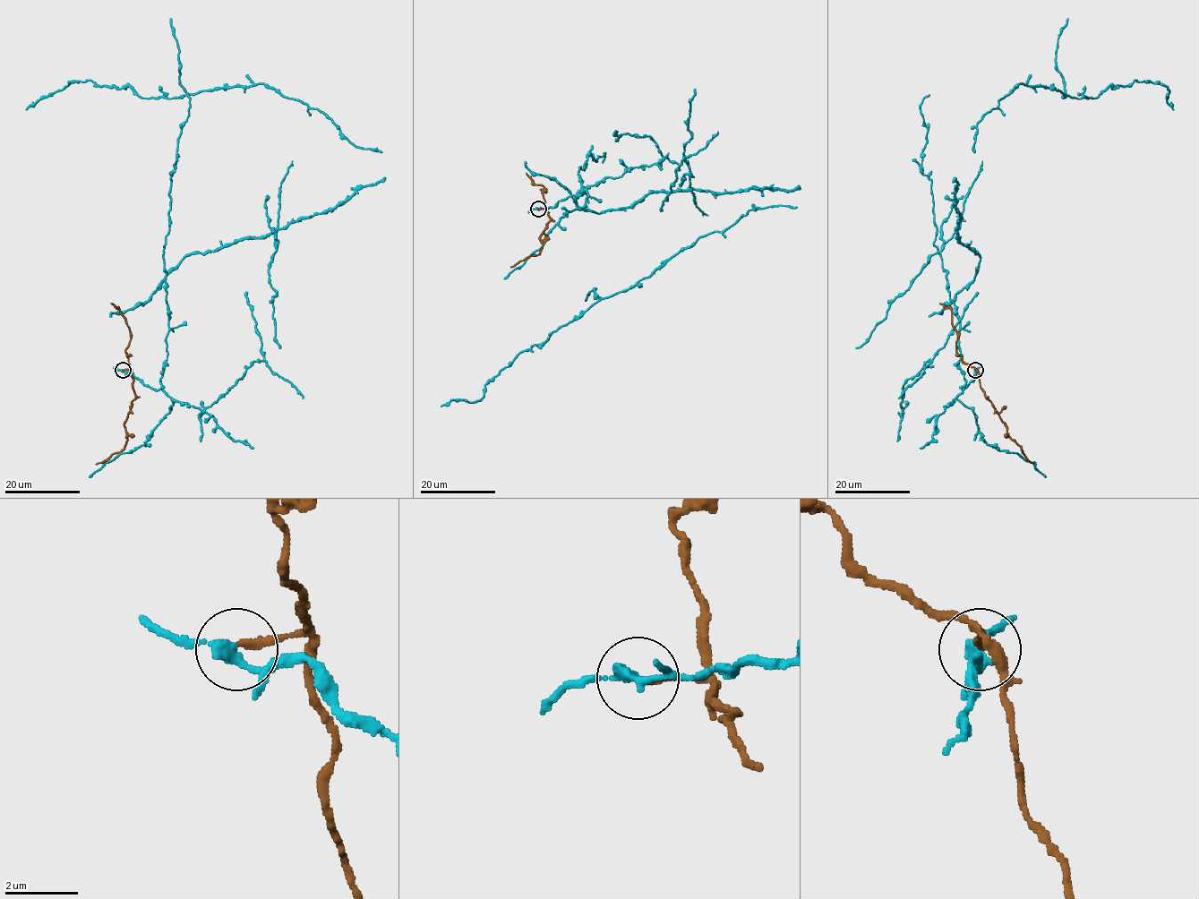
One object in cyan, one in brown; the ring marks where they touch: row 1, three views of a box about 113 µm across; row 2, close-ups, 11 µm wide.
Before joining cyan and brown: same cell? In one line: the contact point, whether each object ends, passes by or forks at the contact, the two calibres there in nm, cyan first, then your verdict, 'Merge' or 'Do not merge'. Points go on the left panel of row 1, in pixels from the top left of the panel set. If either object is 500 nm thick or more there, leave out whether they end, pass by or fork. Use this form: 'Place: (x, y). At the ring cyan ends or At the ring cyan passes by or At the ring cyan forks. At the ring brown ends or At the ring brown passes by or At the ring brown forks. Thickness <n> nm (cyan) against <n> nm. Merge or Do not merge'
Place: (123, 370). At the ring cyan forks. At the ring brown ends. Thickness 200 nm (cyan) against 180 nm. Do not merge

